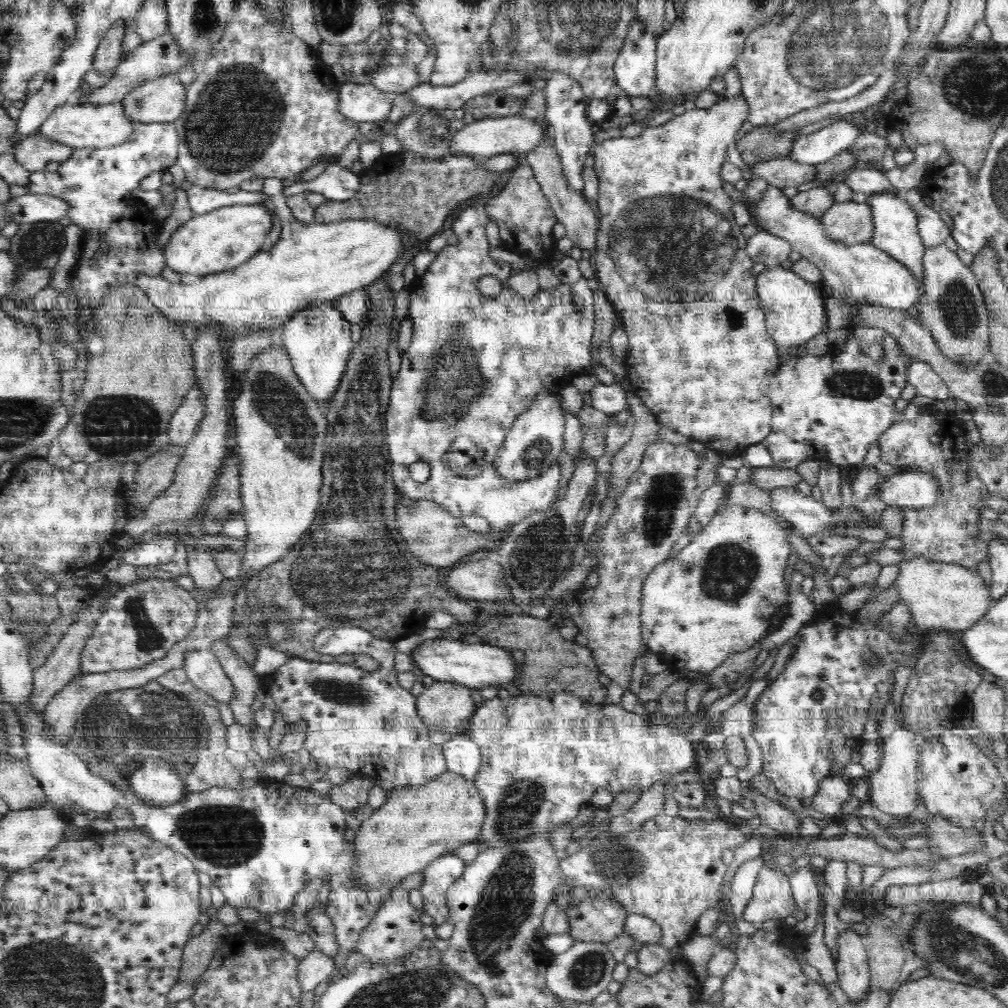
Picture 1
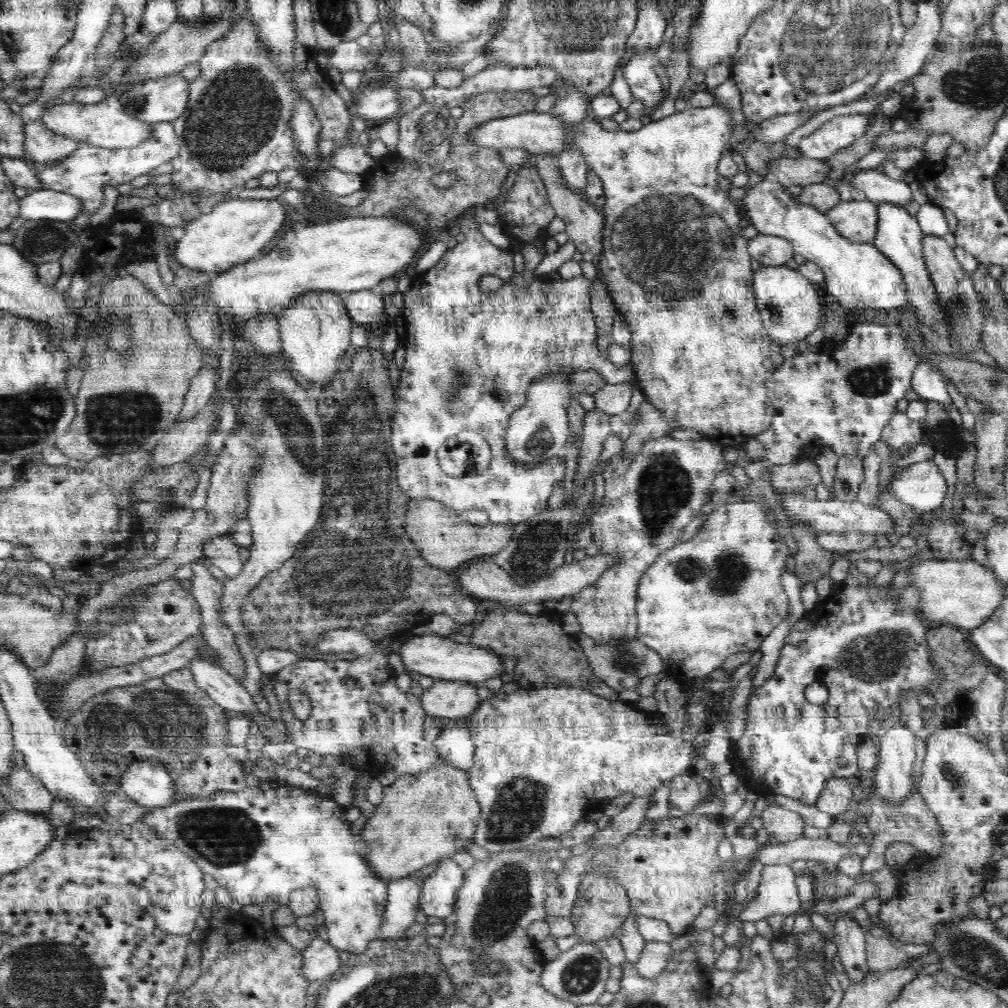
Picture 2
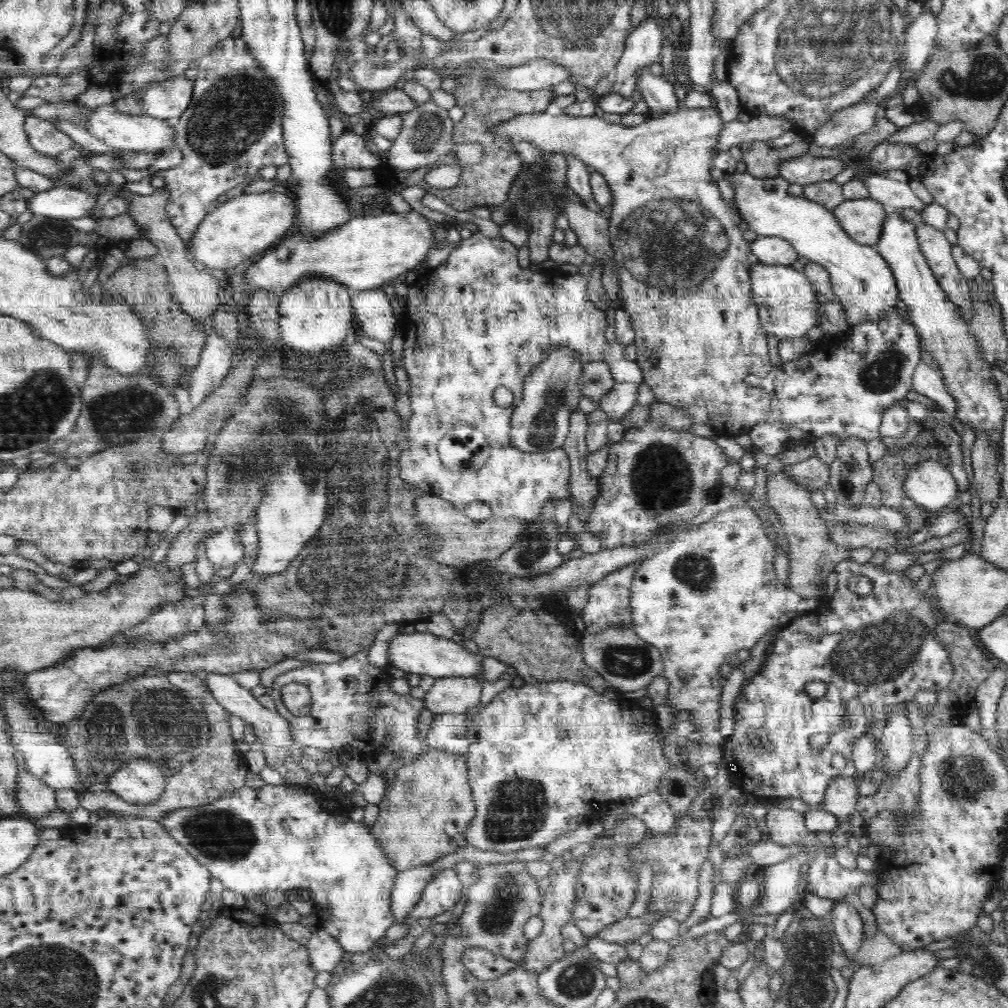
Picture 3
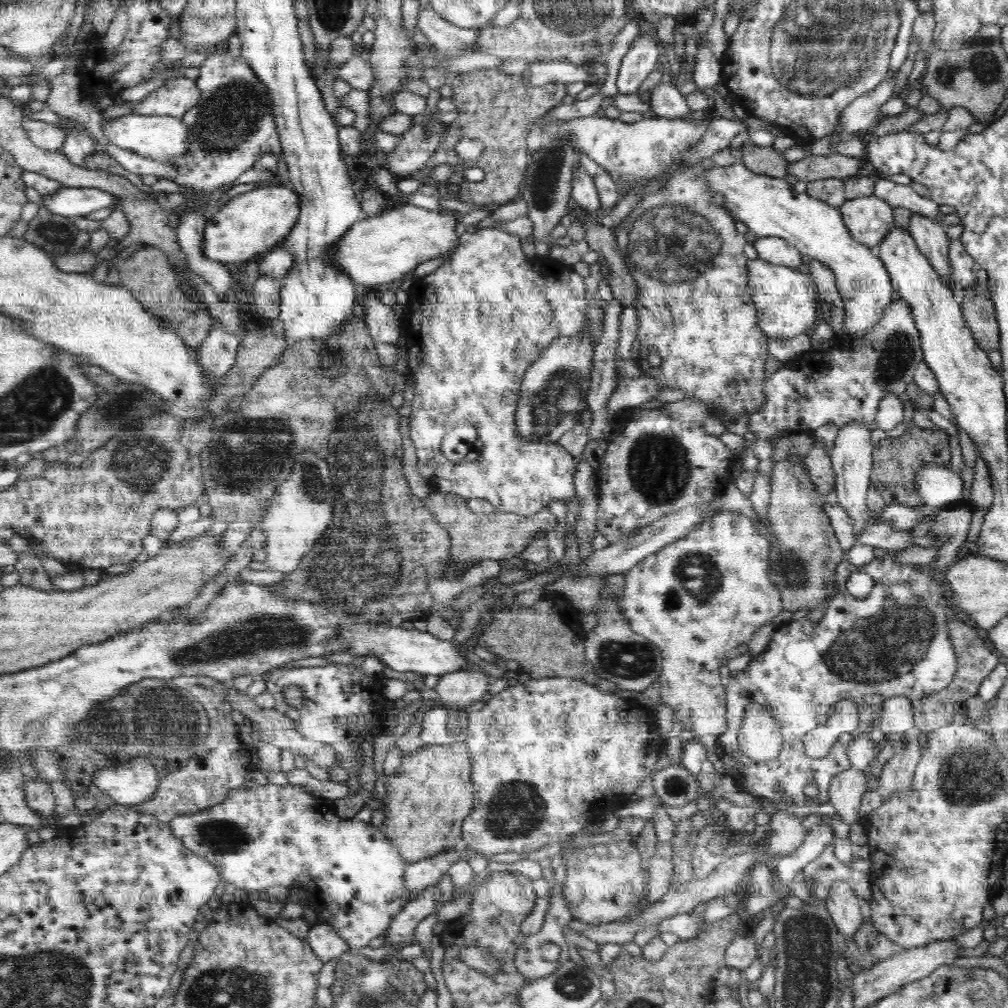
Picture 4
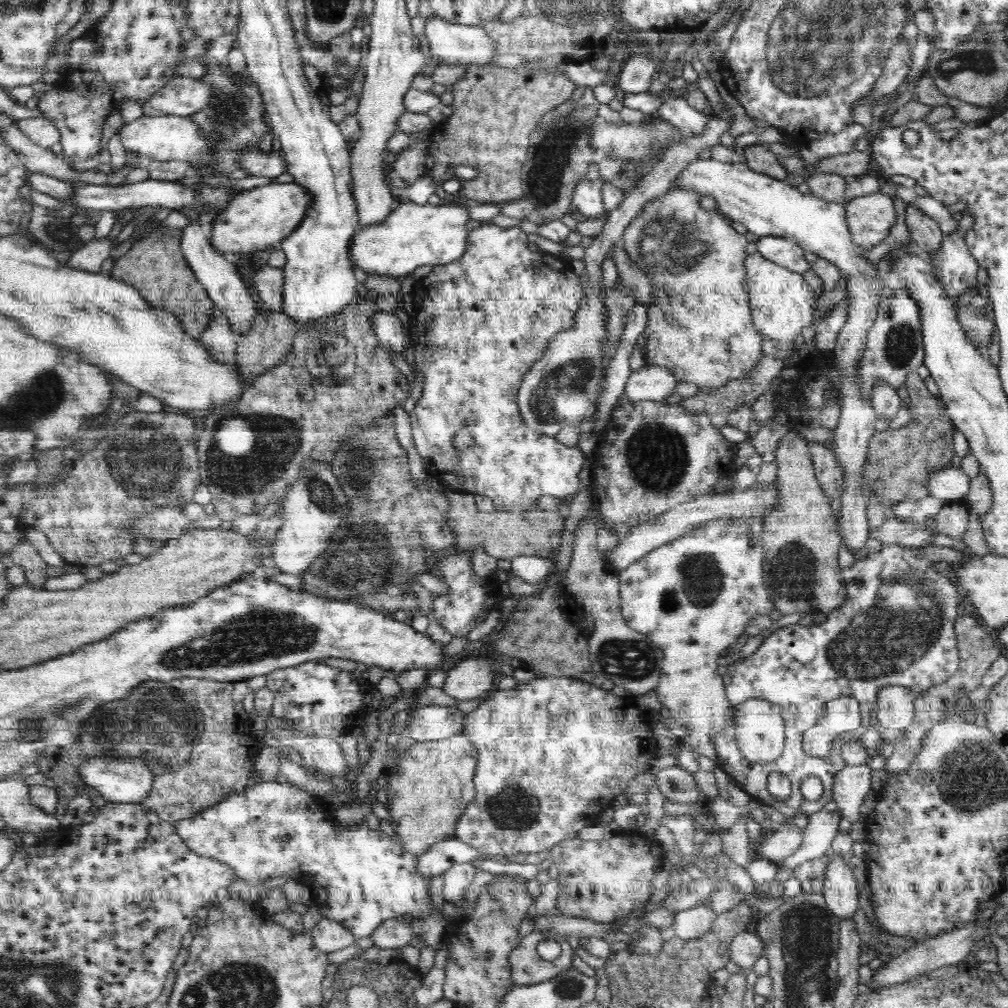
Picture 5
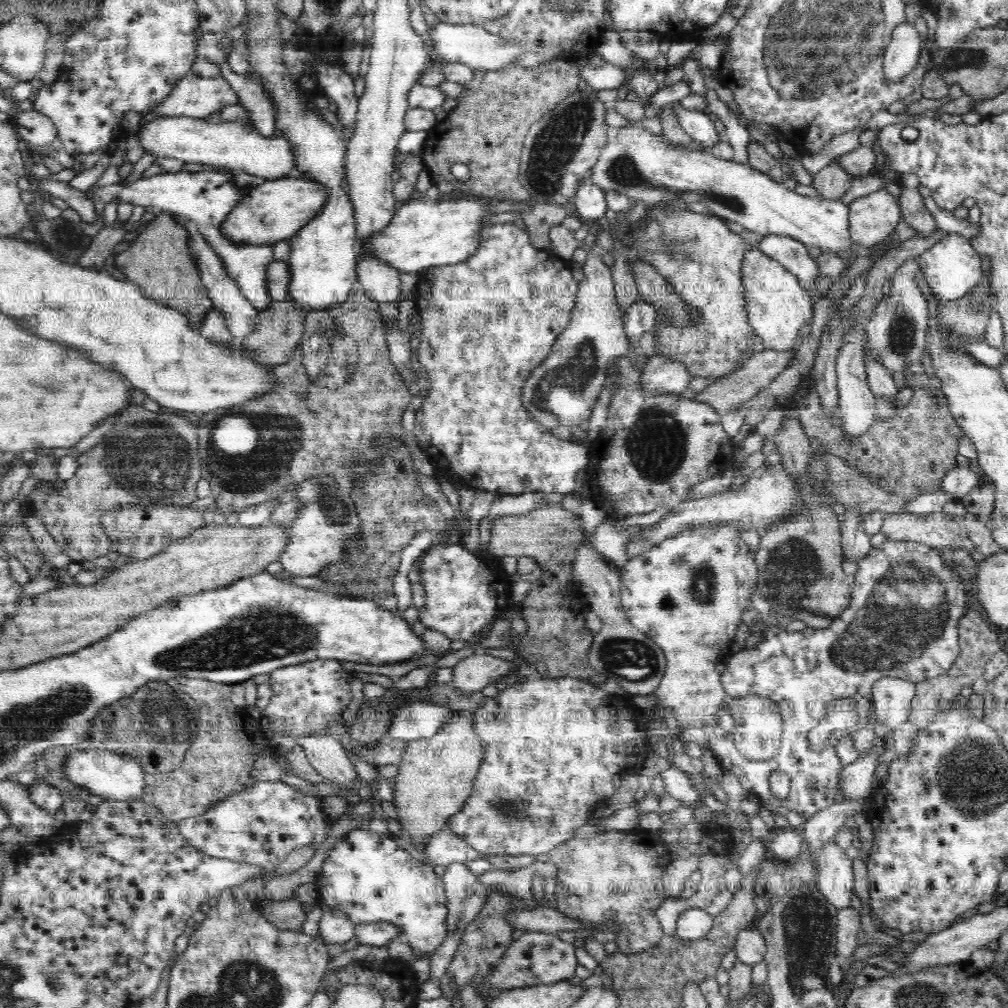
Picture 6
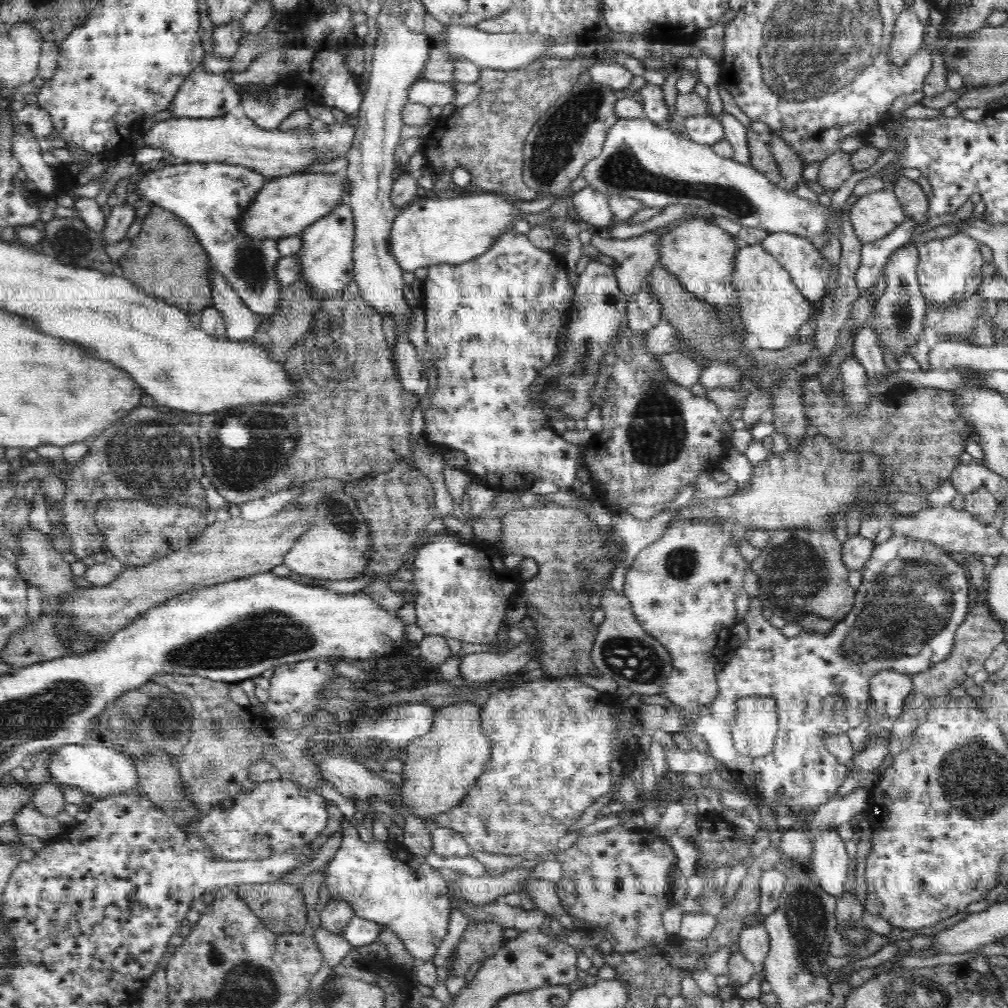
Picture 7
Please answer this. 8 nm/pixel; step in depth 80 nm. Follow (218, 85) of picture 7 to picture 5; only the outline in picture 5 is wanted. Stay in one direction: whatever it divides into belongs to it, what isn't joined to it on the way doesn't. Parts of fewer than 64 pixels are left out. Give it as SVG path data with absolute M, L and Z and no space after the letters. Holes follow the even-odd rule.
M176 76L168 80L146 102L141 104L147 117L160 115L191 116L204 108L213 97L215 88L211 88L200 79Z

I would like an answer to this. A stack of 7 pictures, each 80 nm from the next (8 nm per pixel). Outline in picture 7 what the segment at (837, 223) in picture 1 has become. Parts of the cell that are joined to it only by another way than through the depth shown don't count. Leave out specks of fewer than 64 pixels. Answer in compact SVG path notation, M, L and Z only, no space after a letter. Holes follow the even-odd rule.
M877 191L862 196L848 215L858 241L864 244L879 240L905 224L906 215L895 192Z

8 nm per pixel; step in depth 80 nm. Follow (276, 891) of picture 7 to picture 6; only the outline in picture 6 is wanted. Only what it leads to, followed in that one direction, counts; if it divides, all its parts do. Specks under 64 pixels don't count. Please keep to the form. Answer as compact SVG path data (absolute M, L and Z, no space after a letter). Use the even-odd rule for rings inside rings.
M290 894L288 900L282 902L272 902L264 896L261 901L256 901L255 905L260 914L279 930L303 931L307 911L302 909L302 903L294 895Z

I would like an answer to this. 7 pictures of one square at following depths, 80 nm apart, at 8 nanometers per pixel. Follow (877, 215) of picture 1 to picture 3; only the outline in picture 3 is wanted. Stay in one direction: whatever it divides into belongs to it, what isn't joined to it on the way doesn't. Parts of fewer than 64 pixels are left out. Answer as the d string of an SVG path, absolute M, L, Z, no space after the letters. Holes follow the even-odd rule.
M898 211L888 213L884 219L882 226L882 234L880 240L874 245L874 250L878 251L884 257L886 263L890 265L894 277L896 277L896 286L898 287L899 299L908 306L910 322L917 328L918 334L923 341L923 346L928 354L933 356L937 366L940 368L944 385L948 389L948 393L954 397L956 401L956 409L958 409L958 420L962 423L968 423L977 433L984 431L995 444L1001 446L1001 457L1003 456L1001 434L1003 433L1003 422L1005 421L1004 411L1002 408L1002 400L1004 399L998 391L998 383L991 371L989 365L990 358L984 353L976 349L974 339L968 333L967 323L960 317L960 311L954 303L948 301L945 292L940 288L934 273L928 266L926 257L920 251L918 236L916 233L917 226L914 221L904 219Z

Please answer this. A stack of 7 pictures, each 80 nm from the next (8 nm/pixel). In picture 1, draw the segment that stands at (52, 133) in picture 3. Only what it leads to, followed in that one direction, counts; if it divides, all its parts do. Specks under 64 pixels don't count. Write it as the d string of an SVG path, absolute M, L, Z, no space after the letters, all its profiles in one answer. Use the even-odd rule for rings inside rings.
M36 130L15 146L12 155L20 165L32 173L44 171L48 162L65 162L74 151L71 146L44 138L39 130Z

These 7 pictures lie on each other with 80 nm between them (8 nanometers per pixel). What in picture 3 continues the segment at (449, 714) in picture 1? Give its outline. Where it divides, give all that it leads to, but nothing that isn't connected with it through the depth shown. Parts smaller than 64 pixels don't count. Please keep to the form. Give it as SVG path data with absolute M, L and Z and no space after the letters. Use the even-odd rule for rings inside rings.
M482 678L436 679L430 691L426 693L423 706L434 715L465 714L469 709L482 705L483 688L486 688L486 684Z

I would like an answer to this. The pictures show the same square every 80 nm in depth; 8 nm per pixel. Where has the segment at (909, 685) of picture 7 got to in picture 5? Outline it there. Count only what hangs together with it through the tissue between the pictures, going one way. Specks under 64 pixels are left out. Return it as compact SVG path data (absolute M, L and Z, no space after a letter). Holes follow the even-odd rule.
M890 686L881 689L874 713L876 727L902 728L910 727L915 716L916 695L902 686Z

